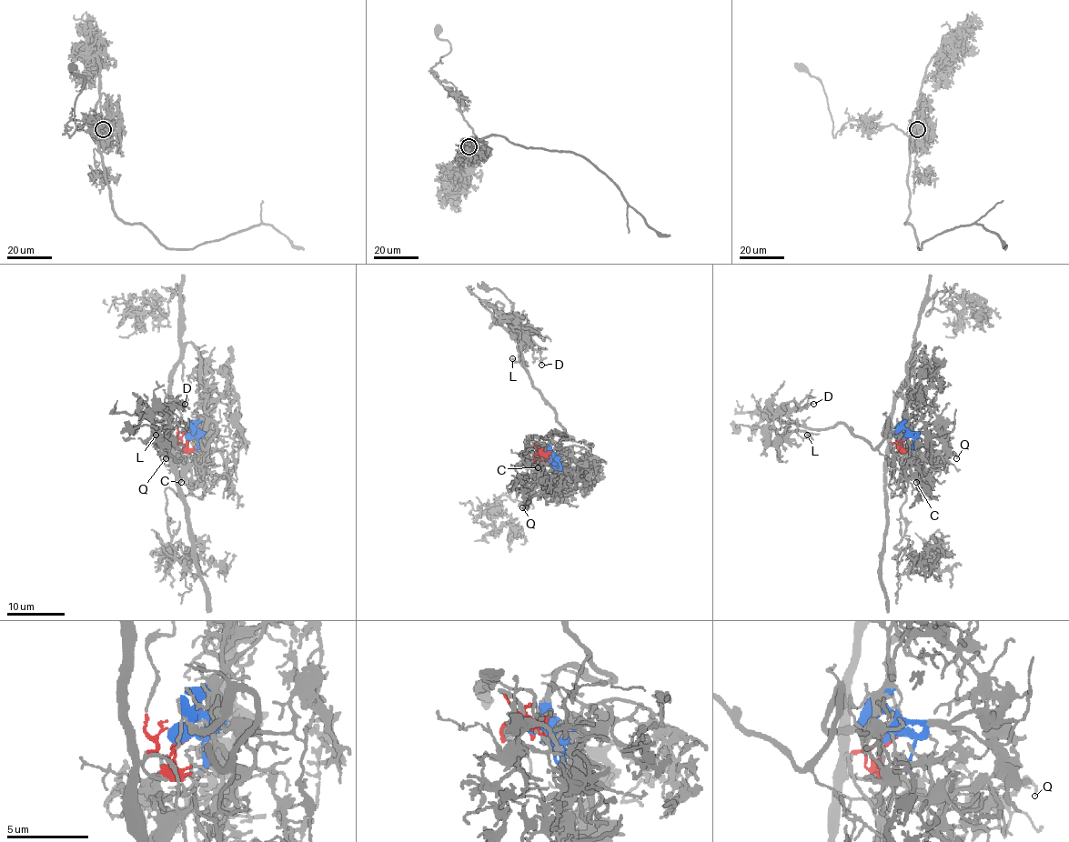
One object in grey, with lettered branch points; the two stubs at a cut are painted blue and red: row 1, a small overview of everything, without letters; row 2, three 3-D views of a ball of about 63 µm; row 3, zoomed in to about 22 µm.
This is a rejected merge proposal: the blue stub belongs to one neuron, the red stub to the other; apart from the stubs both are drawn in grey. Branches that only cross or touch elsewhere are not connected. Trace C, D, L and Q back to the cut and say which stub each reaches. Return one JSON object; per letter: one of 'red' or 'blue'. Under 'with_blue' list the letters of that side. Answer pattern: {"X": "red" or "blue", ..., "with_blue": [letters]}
{"C": "red", "D": "blue", "L": "blue", "Q": "red", "with_blue": ["D", "L"]}

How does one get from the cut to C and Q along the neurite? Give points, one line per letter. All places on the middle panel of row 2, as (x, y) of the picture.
C: (545, 457), (545, 453), (549, 463), (543, 463), (539, 467), (540, 476), (535, 472), (538, 467)
Q: (545, 457), (545, 453), (549, 462), (533, 475), (536, 484), (532, 489), (532, 496), (522, 508)

